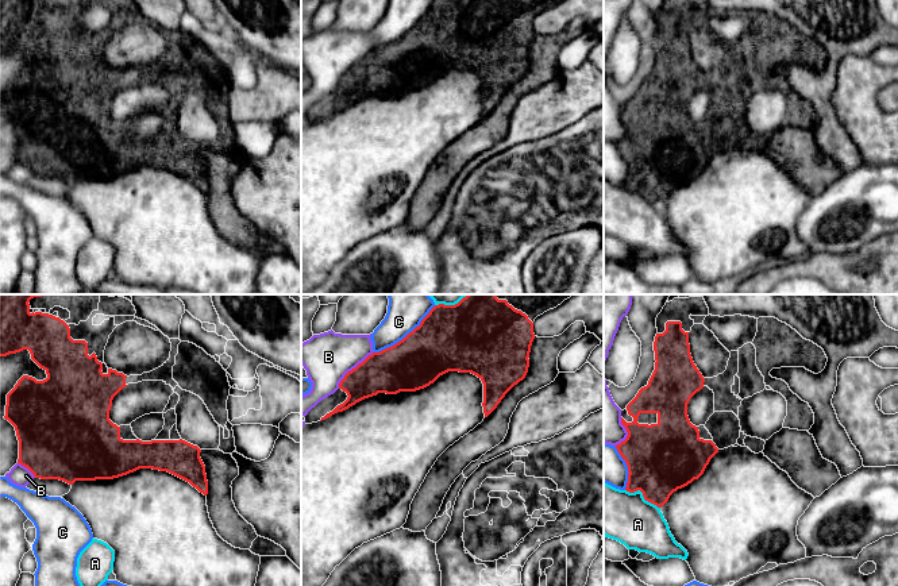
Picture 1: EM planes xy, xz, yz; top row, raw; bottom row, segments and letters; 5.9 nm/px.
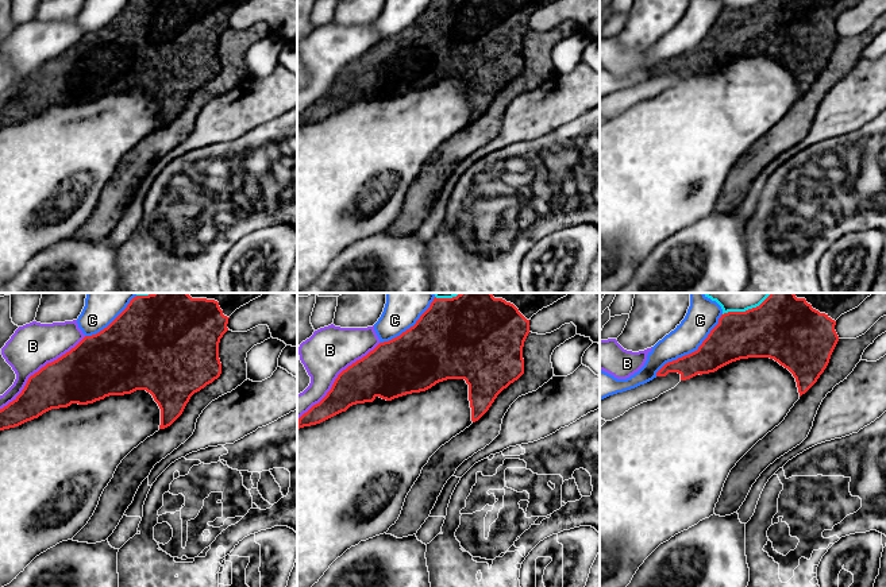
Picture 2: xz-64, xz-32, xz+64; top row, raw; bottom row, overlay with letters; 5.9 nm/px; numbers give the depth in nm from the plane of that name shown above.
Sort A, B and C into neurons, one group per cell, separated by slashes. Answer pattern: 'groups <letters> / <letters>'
groups A / B / C

